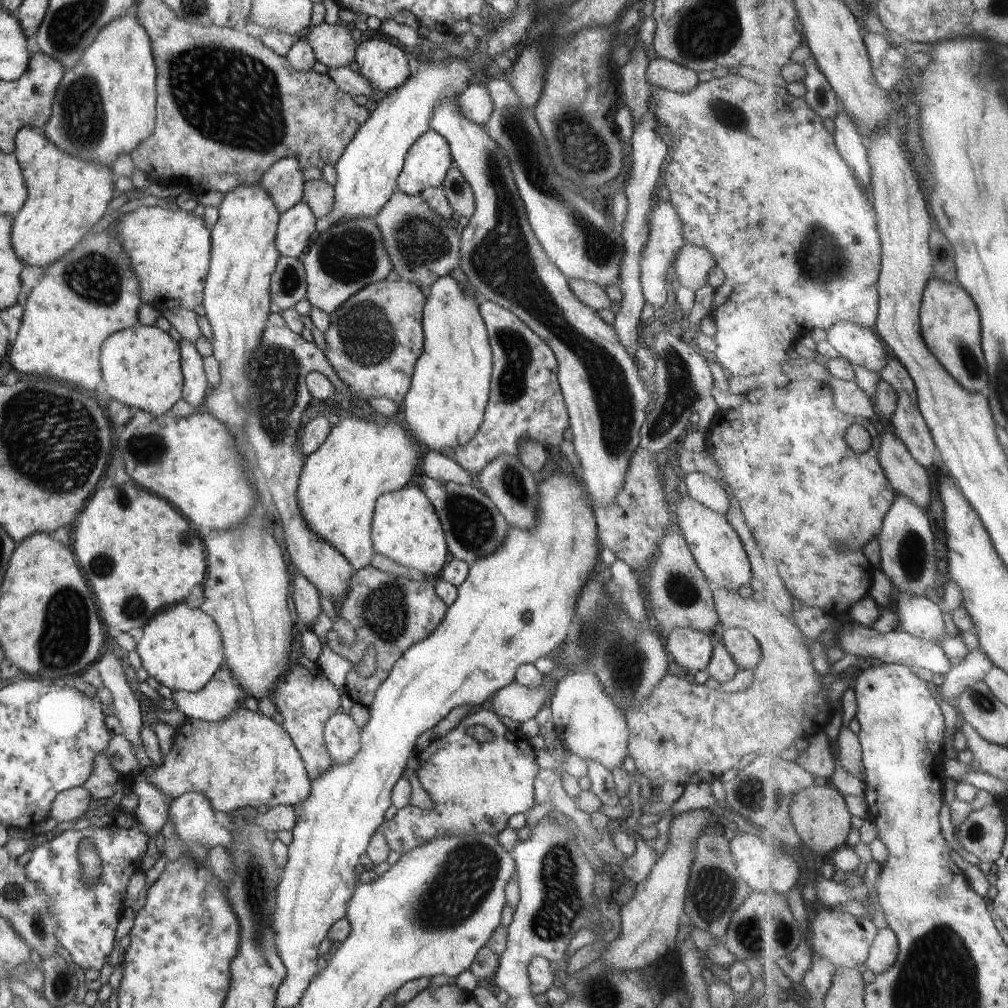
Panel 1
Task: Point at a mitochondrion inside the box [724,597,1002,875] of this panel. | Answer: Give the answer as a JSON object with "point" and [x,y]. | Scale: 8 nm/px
{"point":[752,789]}

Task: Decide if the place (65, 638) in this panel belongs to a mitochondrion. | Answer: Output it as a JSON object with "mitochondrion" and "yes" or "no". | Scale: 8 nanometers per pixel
{"mitochondrion":"yes"}

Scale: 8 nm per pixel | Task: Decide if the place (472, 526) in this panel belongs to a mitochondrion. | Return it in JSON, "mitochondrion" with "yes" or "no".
{"mitochondrion":"yes"}

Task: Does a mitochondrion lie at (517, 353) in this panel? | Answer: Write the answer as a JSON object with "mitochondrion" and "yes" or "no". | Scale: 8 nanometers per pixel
{"mitochondrion":"yes"}

